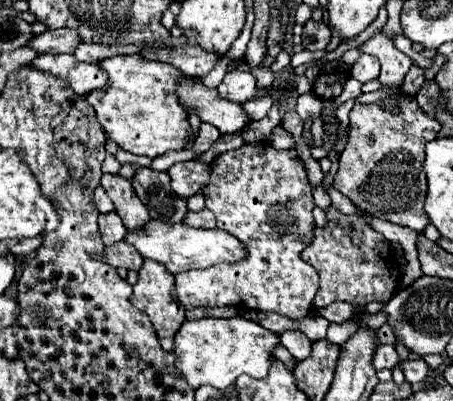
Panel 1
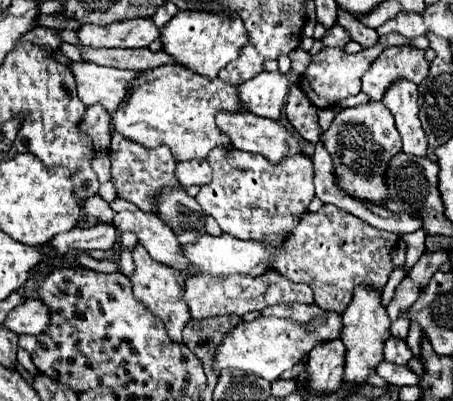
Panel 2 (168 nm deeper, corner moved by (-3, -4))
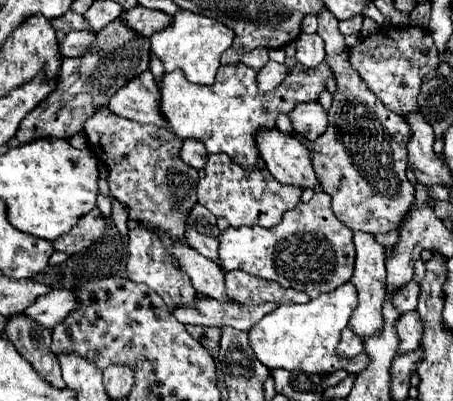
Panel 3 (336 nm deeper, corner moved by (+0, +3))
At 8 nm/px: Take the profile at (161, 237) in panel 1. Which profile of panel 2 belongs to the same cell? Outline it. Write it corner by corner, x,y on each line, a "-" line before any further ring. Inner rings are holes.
325,204
319,212
305,212
299,226
287,236
281,248
263,246
253,240
237,240
229,234
201,236
193,246
185,246
183,252
203,274
249,274
261,276
269,268
287,276
291,282
307,284
315,292
315,304
323,310
345,312
351,302
353,288
367,280
369,286
383,288
393,270
391,250
397,246
397,236
363,224
357,216
343,212
341,208

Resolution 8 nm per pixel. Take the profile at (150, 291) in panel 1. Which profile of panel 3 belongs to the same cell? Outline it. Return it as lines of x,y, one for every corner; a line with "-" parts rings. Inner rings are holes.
136,227
136,229
130,229
128,237
130,237
130,245
128,245
126,271
128,271
130,281
144,283
144,285
152,287
164,299
164,303
170,311
174,311
182,303
190,303
196,299
196,291
192,289
188,275
184,275
184,271
180,271
176,259
164,249
160,239
152,231
148,231
144,227

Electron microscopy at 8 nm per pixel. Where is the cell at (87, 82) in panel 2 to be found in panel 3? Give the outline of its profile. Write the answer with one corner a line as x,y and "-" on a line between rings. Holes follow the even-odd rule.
146,69
146,73
140,73
140,77
134,77
134,81
128,81
128,85
122,85
116,91
108,103
108,109
124,119
166,127
158,109
158,97
160,93
152,71

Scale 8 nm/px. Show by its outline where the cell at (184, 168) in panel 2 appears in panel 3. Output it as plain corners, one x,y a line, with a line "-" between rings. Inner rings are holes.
186,139
182,149
180,149
180,159
194,169
204,169
204,165
208,163
208,153
204,149
204,145
196,139

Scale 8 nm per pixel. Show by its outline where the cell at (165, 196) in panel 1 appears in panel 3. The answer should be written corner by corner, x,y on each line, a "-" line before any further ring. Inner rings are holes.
196,203
186,217
184,241
204,257
218,263
218,235
220,231
216,227
216,217
206,207

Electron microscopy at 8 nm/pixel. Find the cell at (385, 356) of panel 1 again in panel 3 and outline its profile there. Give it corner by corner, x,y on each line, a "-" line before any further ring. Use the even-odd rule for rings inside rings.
416,311
400,315
396,321
396,333
400,337
400,343
396,347
398,353
410,353
412,349
418,349
420,335
422,335
422,321

